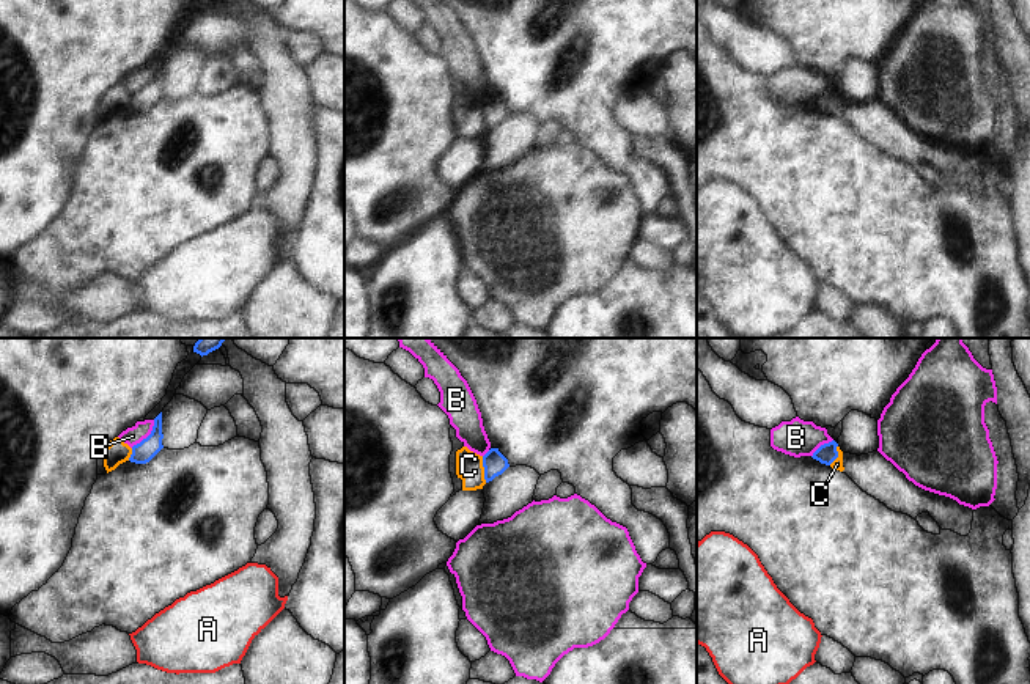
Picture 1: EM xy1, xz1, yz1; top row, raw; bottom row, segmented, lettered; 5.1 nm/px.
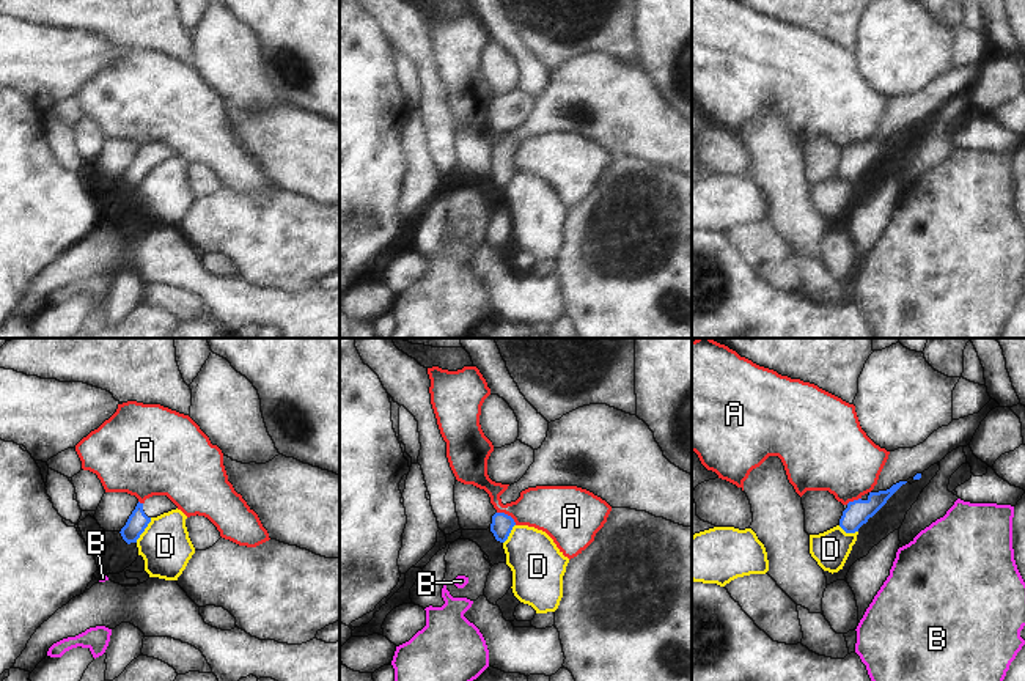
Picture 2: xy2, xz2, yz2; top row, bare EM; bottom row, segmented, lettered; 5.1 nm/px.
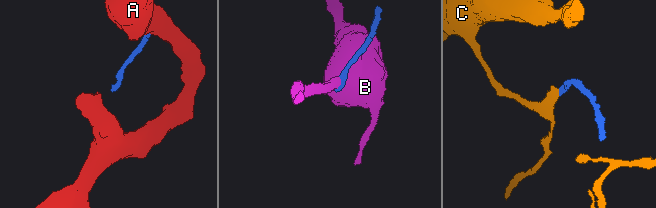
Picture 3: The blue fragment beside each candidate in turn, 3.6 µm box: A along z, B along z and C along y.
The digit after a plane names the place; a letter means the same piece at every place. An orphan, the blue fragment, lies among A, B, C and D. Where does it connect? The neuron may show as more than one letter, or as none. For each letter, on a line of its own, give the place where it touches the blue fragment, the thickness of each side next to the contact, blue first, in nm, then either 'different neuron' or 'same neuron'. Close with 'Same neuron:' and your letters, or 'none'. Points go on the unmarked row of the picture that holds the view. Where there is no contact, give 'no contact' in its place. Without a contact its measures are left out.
A: contact xz2 (506, 162); calibres 110 and 260 nm; different neuron
B: contact xy1 (148, 84); calibres 110 and 90 nm; different neuron
C: contact xz1 (485, 117); calibres 120 and 140 nm; different neuron
D: contact xy2 (143, 178); calibres 100 and 260 nm; different neuron
Same neuron: none

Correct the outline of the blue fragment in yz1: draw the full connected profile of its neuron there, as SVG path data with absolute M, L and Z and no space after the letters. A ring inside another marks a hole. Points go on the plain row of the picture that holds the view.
M835 88L824 91L813 101L811 105L821 112L830 113L838 105L837 94L838 91Z

